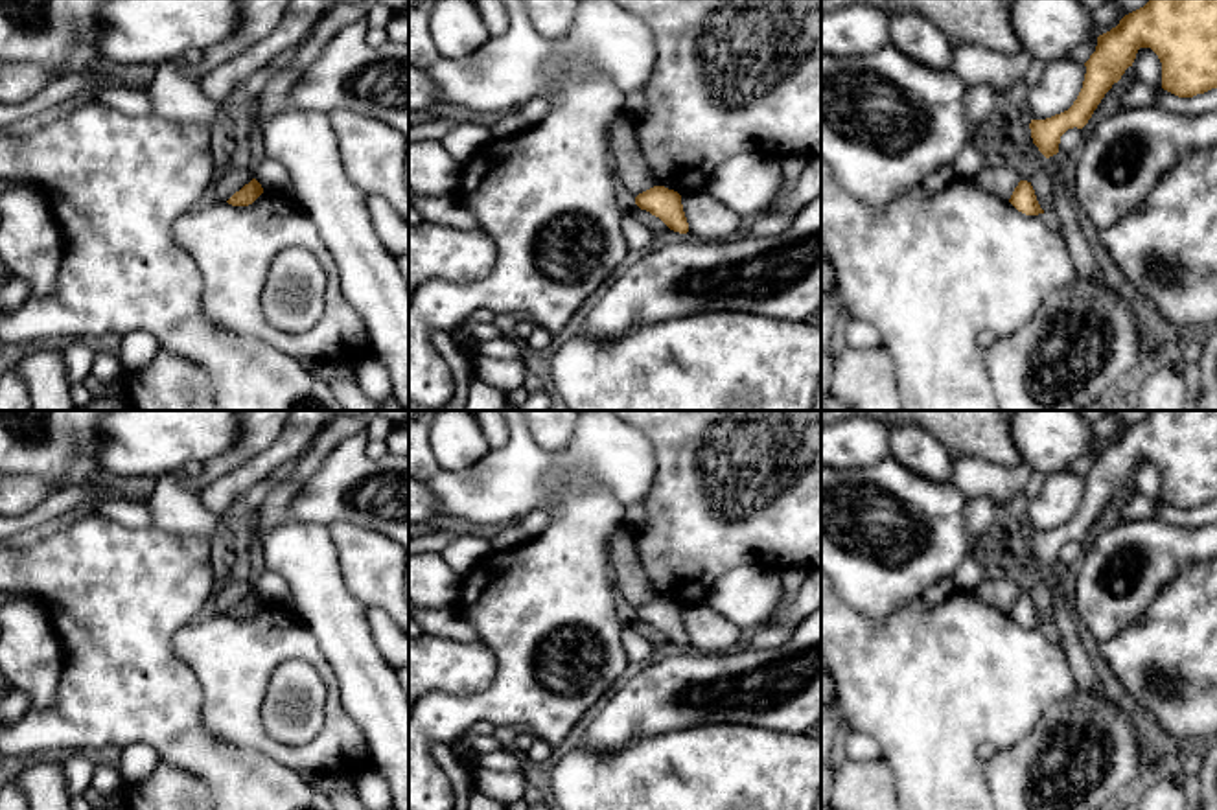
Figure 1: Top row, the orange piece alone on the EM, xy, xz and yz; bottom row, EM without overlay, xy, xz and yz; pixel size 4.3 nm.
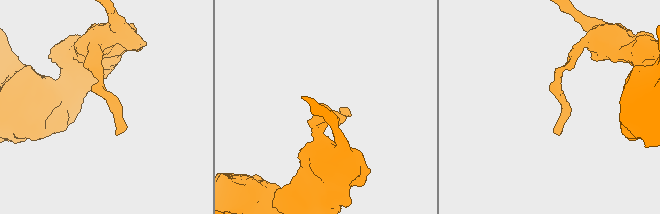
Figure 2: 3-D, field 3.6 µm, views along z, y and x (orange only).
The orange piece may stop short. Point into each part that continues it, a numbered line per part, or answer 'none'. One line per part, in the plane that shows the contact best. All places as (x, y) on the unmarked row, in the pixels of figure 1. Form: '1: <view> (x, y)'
none

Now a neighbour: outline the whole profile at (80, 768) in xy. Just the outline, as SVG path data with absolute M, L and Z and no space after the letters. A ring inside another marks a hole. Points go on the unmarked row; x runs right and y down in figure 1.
M75 751L63 762L64 784L70 797L83 795L92 786L96 760L92 753Z

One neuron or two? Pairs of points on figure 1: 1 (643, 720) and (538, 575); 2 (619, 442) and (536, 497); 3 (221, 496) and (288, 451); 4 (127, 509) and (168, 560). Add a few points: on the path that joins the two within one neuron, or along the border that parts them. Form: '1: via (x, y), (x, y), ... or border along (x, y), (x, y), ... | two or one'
1: border along (623, 682), (608, 694) | two
2: via (593, 448), (562, 462), (553, 462), (544, 472) | one
3: via (238, 481), (271, 459) | one
4: border along (100, 516), (129, 527), (150, 527) | two

